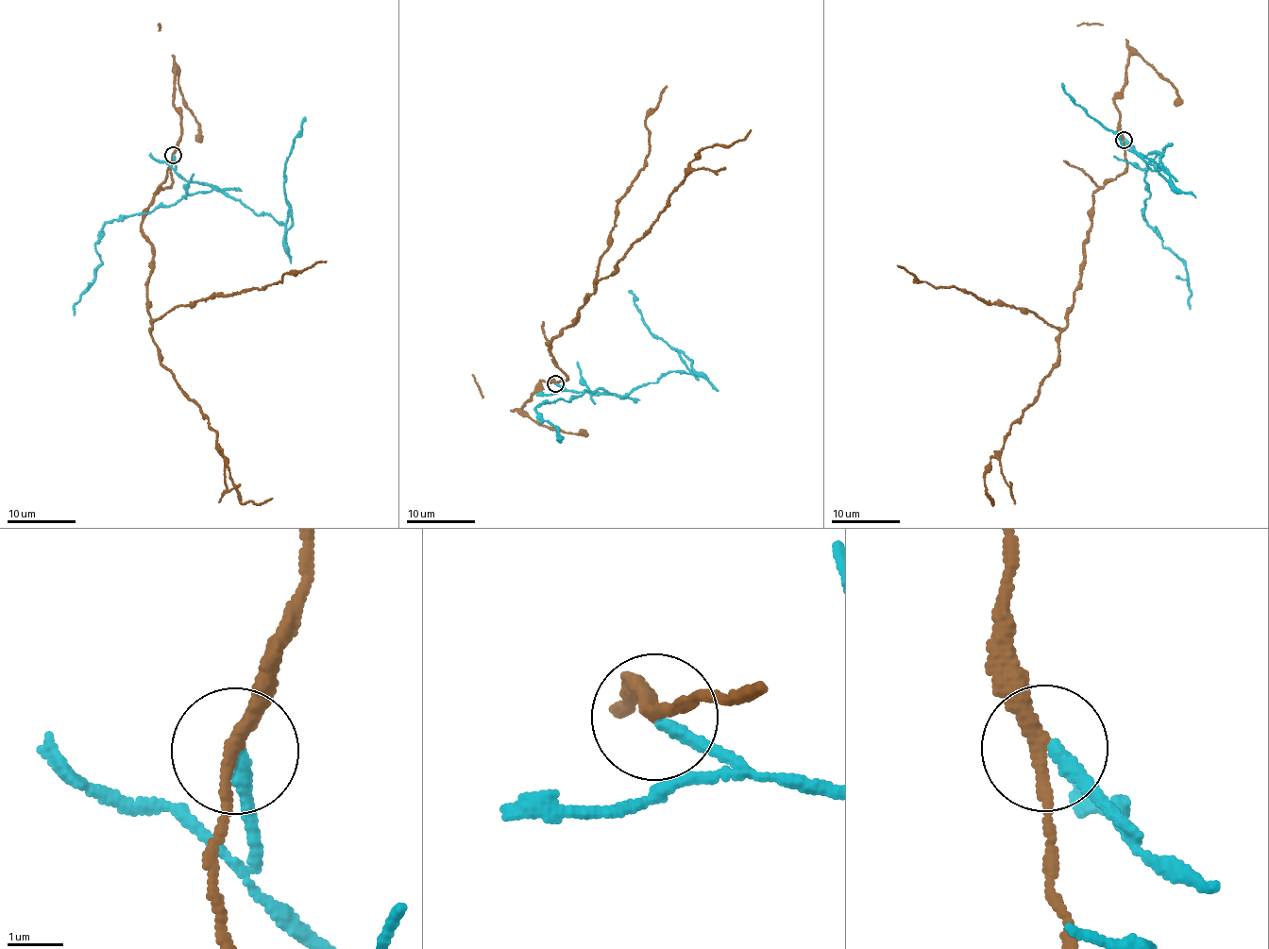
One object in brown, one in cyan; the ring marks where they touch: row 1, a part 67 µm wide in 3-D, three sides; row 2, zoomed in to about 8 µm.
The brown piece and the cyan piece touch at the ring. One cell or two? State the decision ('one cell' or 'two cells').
two cells

